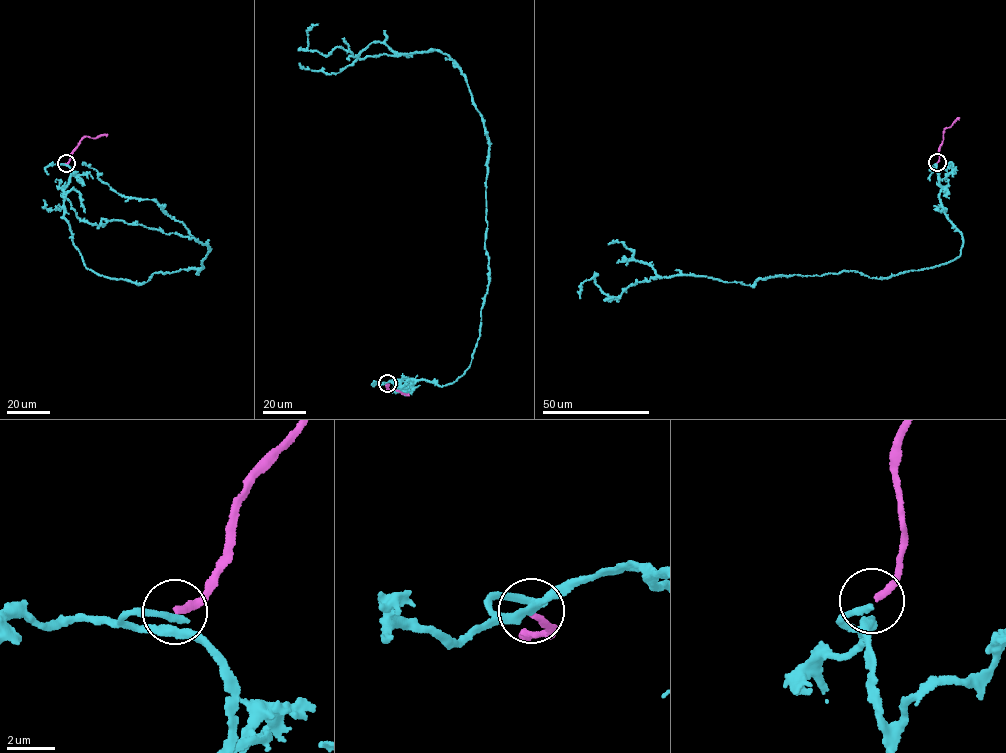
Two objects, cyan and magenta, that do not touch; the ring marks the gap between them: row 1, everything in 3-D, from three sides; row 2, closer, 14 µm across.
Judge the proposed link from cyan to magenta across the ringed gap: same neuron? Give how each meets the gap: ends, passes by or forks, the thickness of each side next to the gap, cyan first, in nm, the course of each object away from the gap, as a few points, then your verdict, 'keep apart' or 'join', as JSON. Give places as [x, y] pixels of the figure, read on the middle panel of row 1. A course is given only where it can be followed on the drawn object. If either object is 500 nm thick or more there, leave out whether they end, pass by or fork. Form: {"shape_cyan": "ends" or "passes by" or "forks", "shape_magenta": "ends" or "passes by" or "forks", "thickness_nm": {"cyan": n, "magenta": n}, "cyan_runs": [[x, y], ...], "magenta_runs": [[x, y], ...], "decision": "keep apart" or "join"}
{"shape_cyan": "forks", "shape_magenta": "ends", "thickness_nm": {"cyan": 240, "magenta": 240}, "cyan_runs": [[387, 383], [442, 385], [469, 367], [489, 282], [488, 139], [447, 55], [299, 49], [318, 24]], "magenta_runs": [[387, 383], [387, 389], [409, 395]], "decision": "keep apart"}

